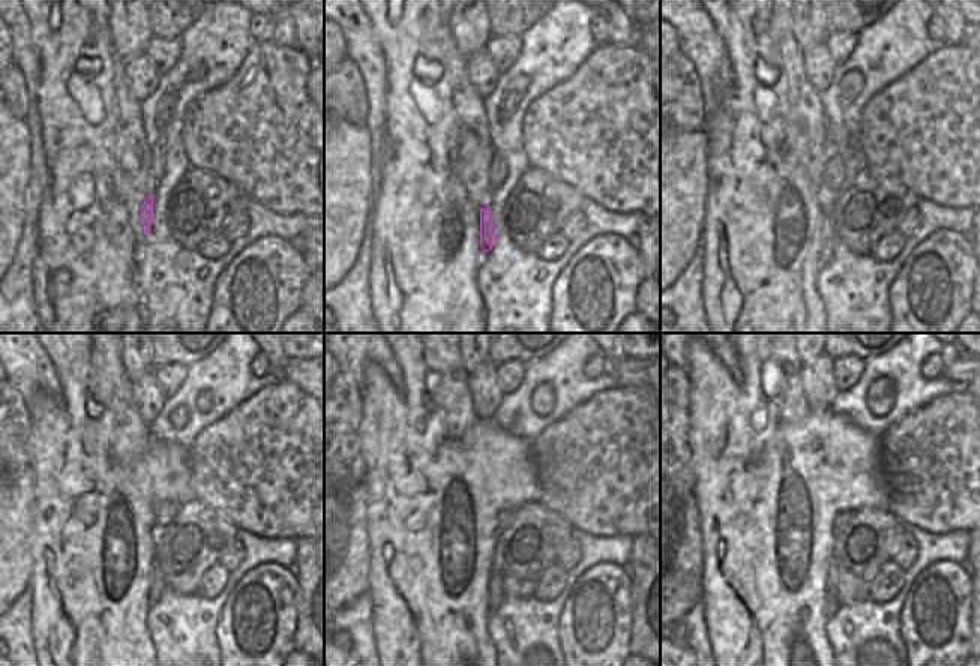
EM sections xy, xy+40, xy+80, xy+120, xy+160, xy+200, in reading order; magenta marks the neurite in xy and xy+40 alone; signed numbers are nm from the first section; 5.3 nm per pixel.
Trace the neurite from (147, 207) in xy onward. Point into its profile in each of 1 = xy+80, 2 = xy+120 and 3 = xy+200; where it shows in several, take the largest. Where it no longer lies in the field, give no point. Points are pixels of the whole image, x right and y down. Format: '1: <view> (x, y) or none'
1: xy+80 (829, 233)
2: xy+120 (158, 582)
3: xy+200 (832, 603)

